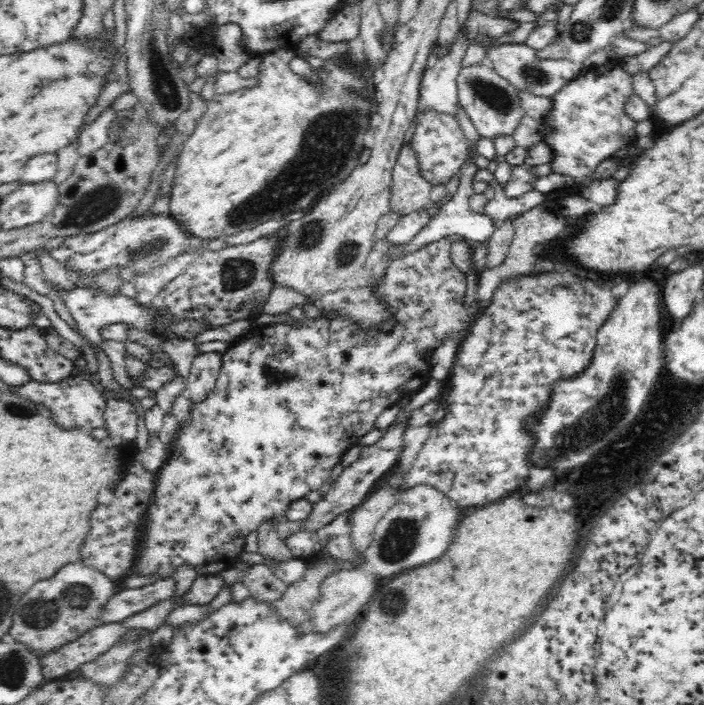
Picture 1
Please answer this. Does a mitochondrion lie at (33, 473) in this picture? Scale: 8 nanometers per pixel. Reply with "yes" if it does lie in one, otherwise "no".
no

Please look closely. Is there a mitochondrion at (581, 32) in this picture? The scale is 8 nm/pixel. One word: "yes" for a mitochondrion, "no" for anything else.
yes

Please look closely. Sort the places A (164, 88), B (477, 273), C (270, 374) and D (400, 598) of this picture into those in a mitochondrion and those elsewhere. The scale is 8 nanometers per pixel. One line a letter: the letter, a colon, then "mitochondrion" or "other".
A: mitochondrion
B: other
C: mitochondrion
D: mitochondrion

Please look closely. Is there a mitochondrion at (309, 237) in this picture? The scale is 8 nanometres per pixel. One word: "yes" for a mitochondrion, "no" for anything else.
yes

